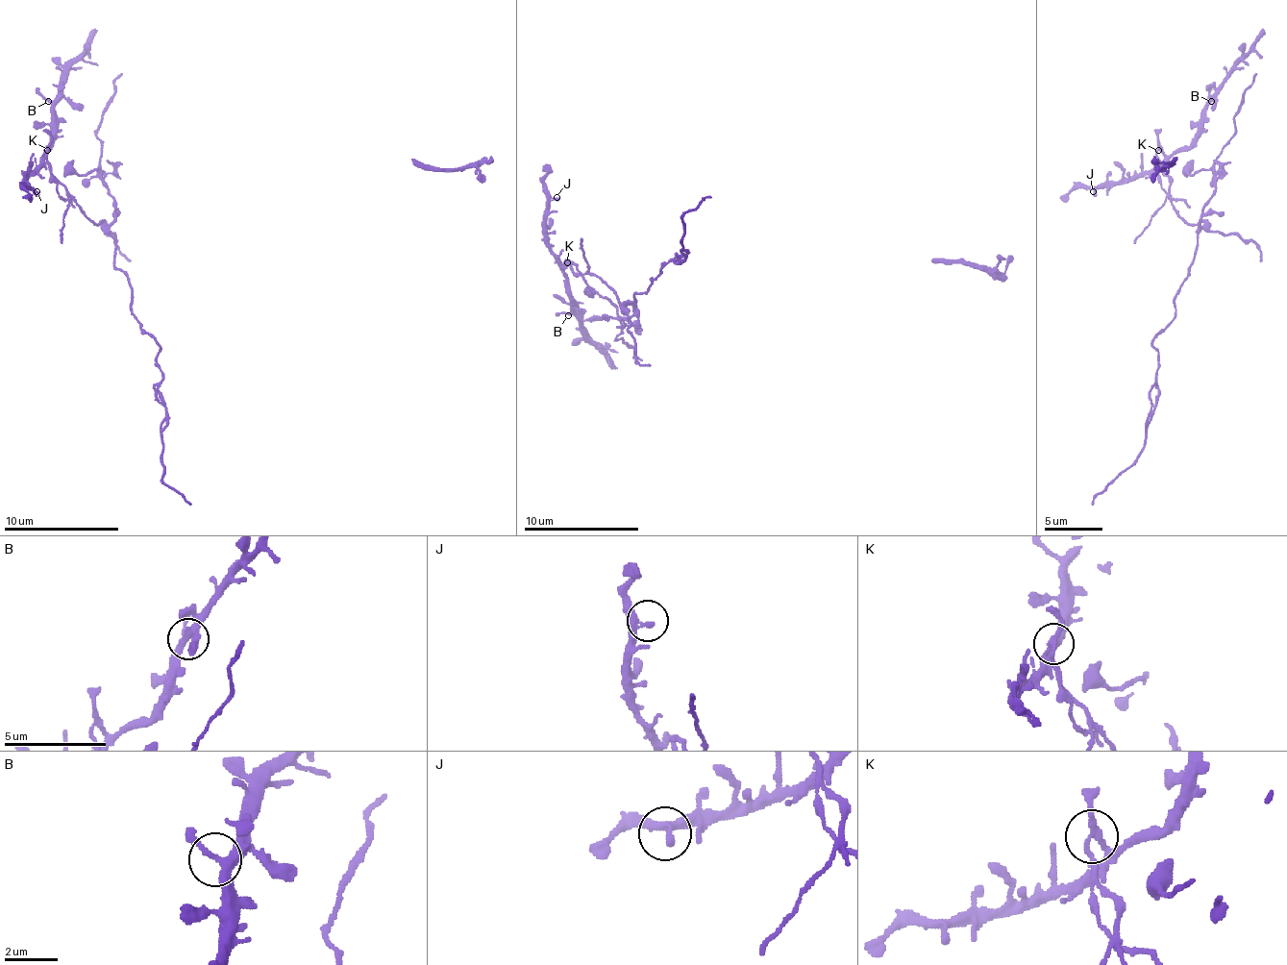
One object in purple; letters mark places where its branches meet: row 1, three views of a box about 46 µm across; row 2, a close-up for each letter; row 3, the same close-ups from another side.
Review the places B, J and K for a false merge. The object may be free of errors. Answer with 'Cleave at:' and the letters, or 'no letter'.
Cleave at: K

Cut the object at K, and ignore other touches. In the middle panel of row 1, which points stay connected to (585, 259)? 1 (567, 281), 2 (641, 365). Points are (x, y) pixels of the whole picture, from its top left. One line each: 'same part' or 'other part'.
1: other part
2: same part

